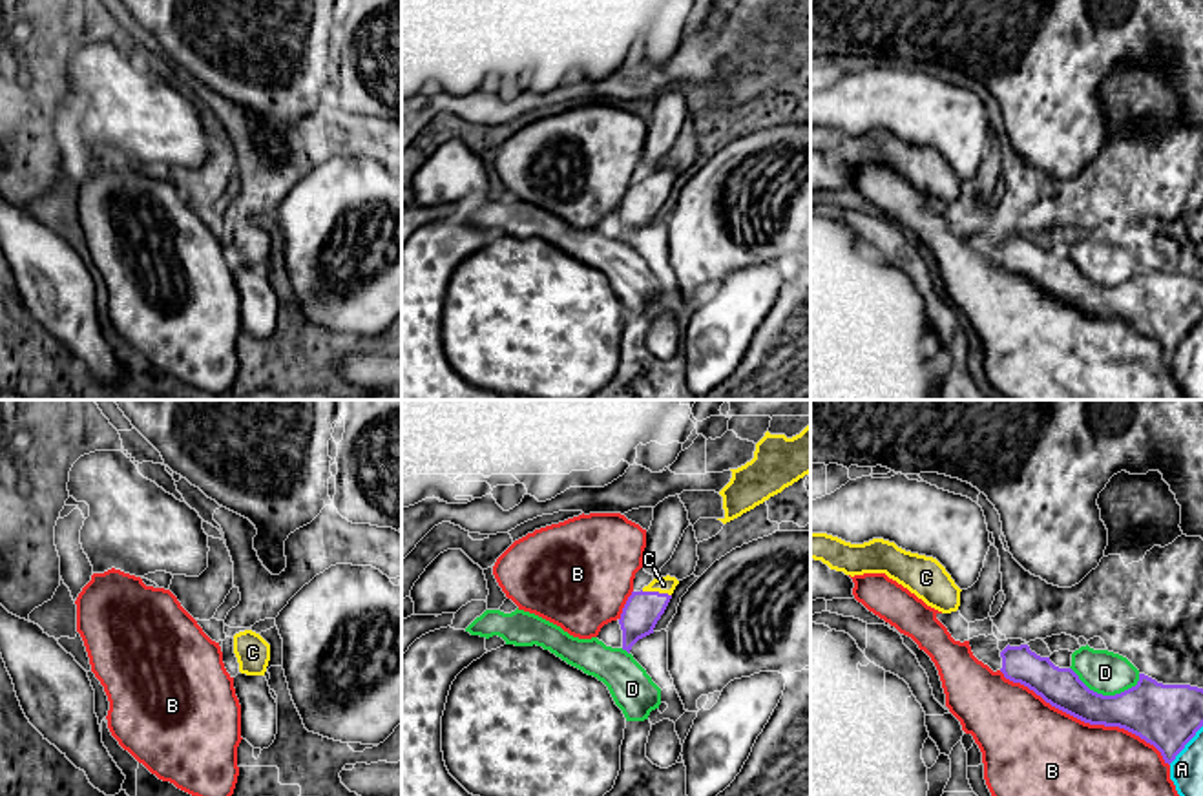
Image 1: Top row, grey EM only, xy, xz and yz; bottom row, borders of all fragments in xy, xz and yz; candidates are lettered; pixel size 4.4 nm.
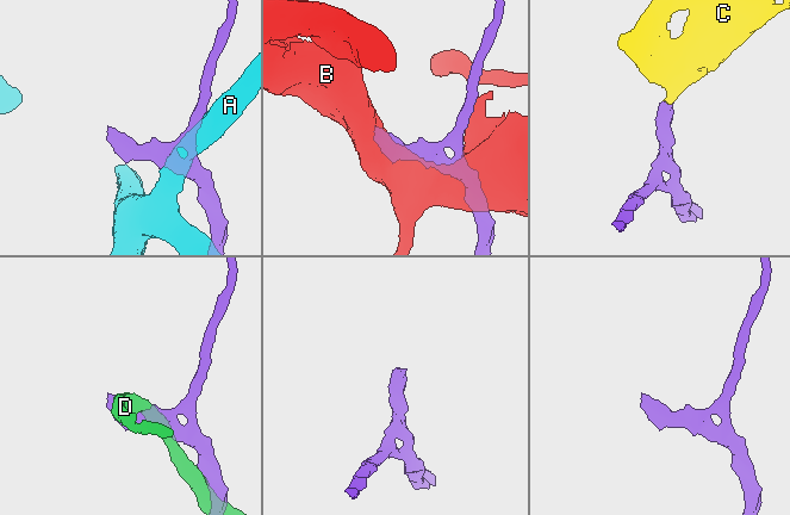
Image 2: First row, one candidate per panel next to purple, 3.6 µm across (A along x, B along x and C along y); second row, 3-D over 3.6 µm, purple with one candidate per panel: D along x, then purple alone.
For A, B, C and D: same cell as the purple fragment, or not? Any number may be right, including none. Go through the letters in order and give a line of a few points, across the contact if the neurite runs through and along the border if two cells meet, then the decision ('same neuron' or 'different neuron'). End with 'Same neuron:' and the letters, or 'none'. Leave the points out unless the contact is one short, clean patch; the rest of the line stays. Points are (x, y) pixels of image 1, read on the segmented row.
A: different neuron
B: different neuron
C: line xz (641, 612), (656, 592), (663, 585); same neuron
D: different neuron
Same neuron: C

